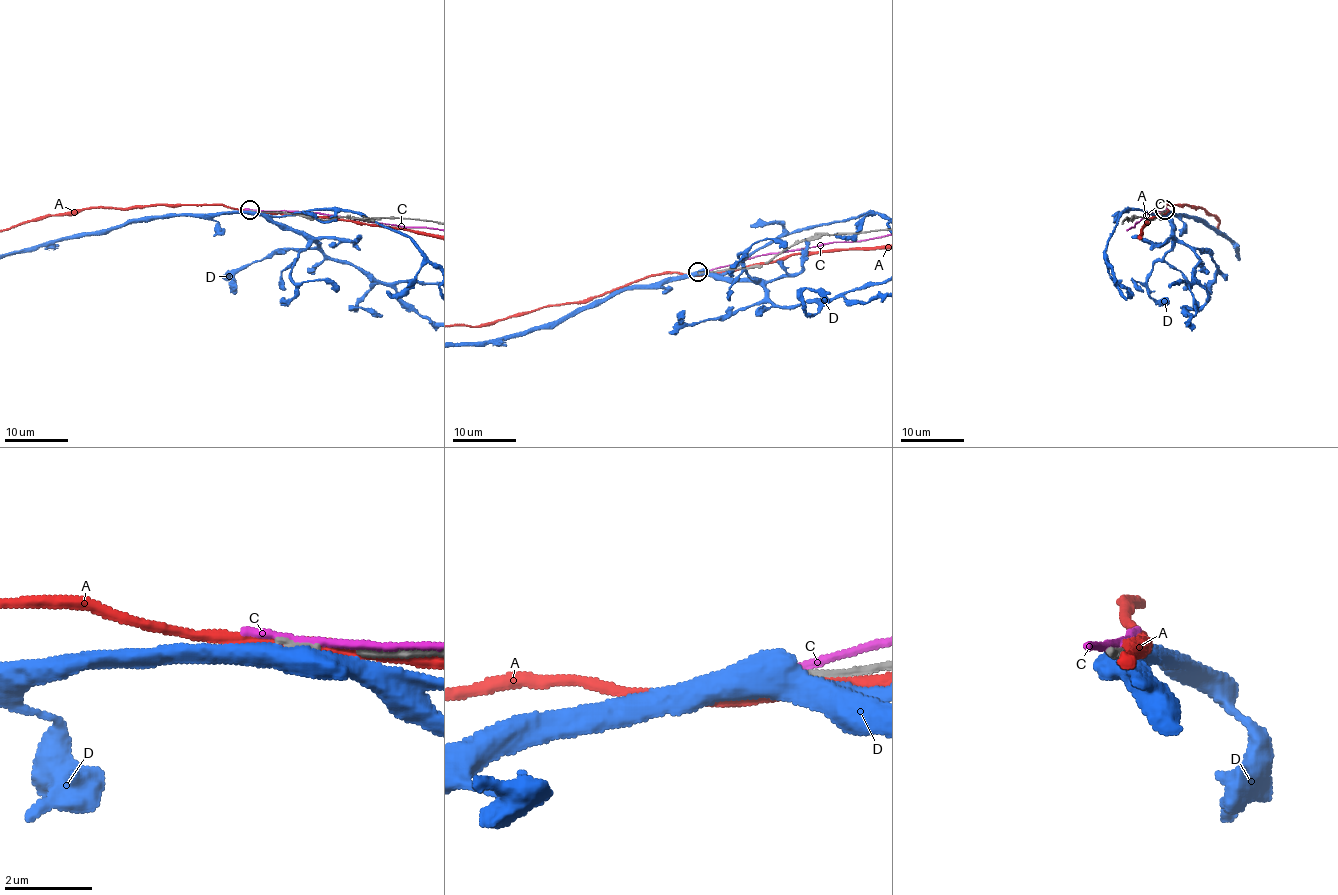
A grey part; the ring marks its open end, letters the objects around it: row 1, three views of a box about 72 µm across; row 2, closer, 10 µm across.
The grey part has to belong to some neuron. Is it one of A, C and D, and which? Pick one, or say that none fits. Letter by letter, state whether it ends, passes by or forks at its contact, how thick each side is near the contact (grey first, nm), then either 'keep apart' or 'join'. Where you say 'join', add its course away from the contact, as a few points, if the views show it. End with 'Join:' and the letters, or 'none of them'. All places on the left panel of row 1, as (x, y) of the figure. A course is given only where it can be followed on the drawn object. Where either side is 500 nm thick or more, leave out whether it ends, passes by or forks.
A: it passes by | 150/400 nm | keep apart
C: it passes by | 150/160 nm | keep apart
D: 150/550 nm | keep apart
Join: none of them

